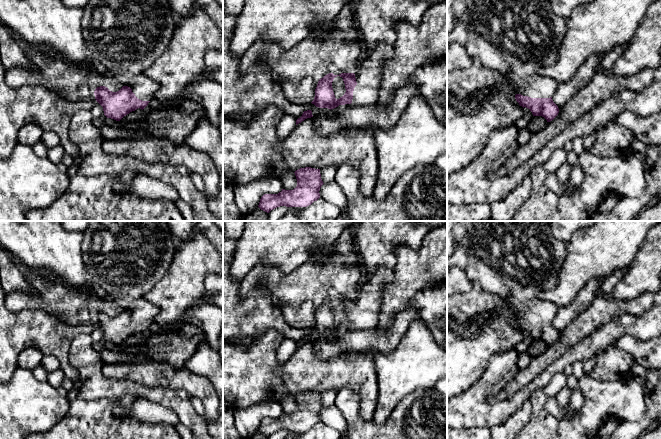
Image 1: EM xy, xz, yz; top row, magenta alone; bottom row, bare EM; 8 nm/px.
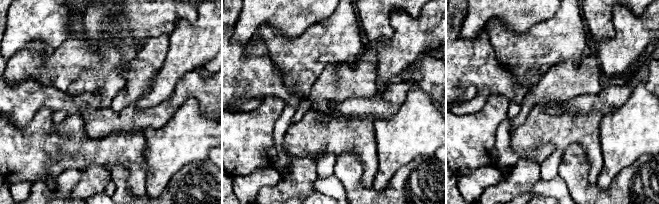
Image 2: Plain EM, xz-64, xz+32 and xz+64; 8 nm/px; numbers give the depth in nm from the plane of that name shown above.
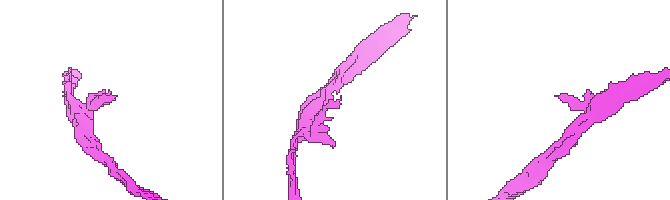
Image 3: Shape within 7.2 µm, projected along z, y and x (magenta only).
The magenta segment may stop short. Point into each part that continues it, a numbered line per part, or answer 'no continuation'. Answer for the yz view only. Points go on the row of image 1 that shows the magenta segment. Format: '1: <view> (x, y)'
1: yz (515, 38)

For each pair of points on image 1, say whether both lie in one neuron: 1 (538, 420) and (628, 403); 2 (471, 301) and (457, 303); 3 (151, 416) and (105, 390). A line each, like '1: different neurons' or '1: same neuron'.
1: same neuron
2: same neuron
3: different neurons

